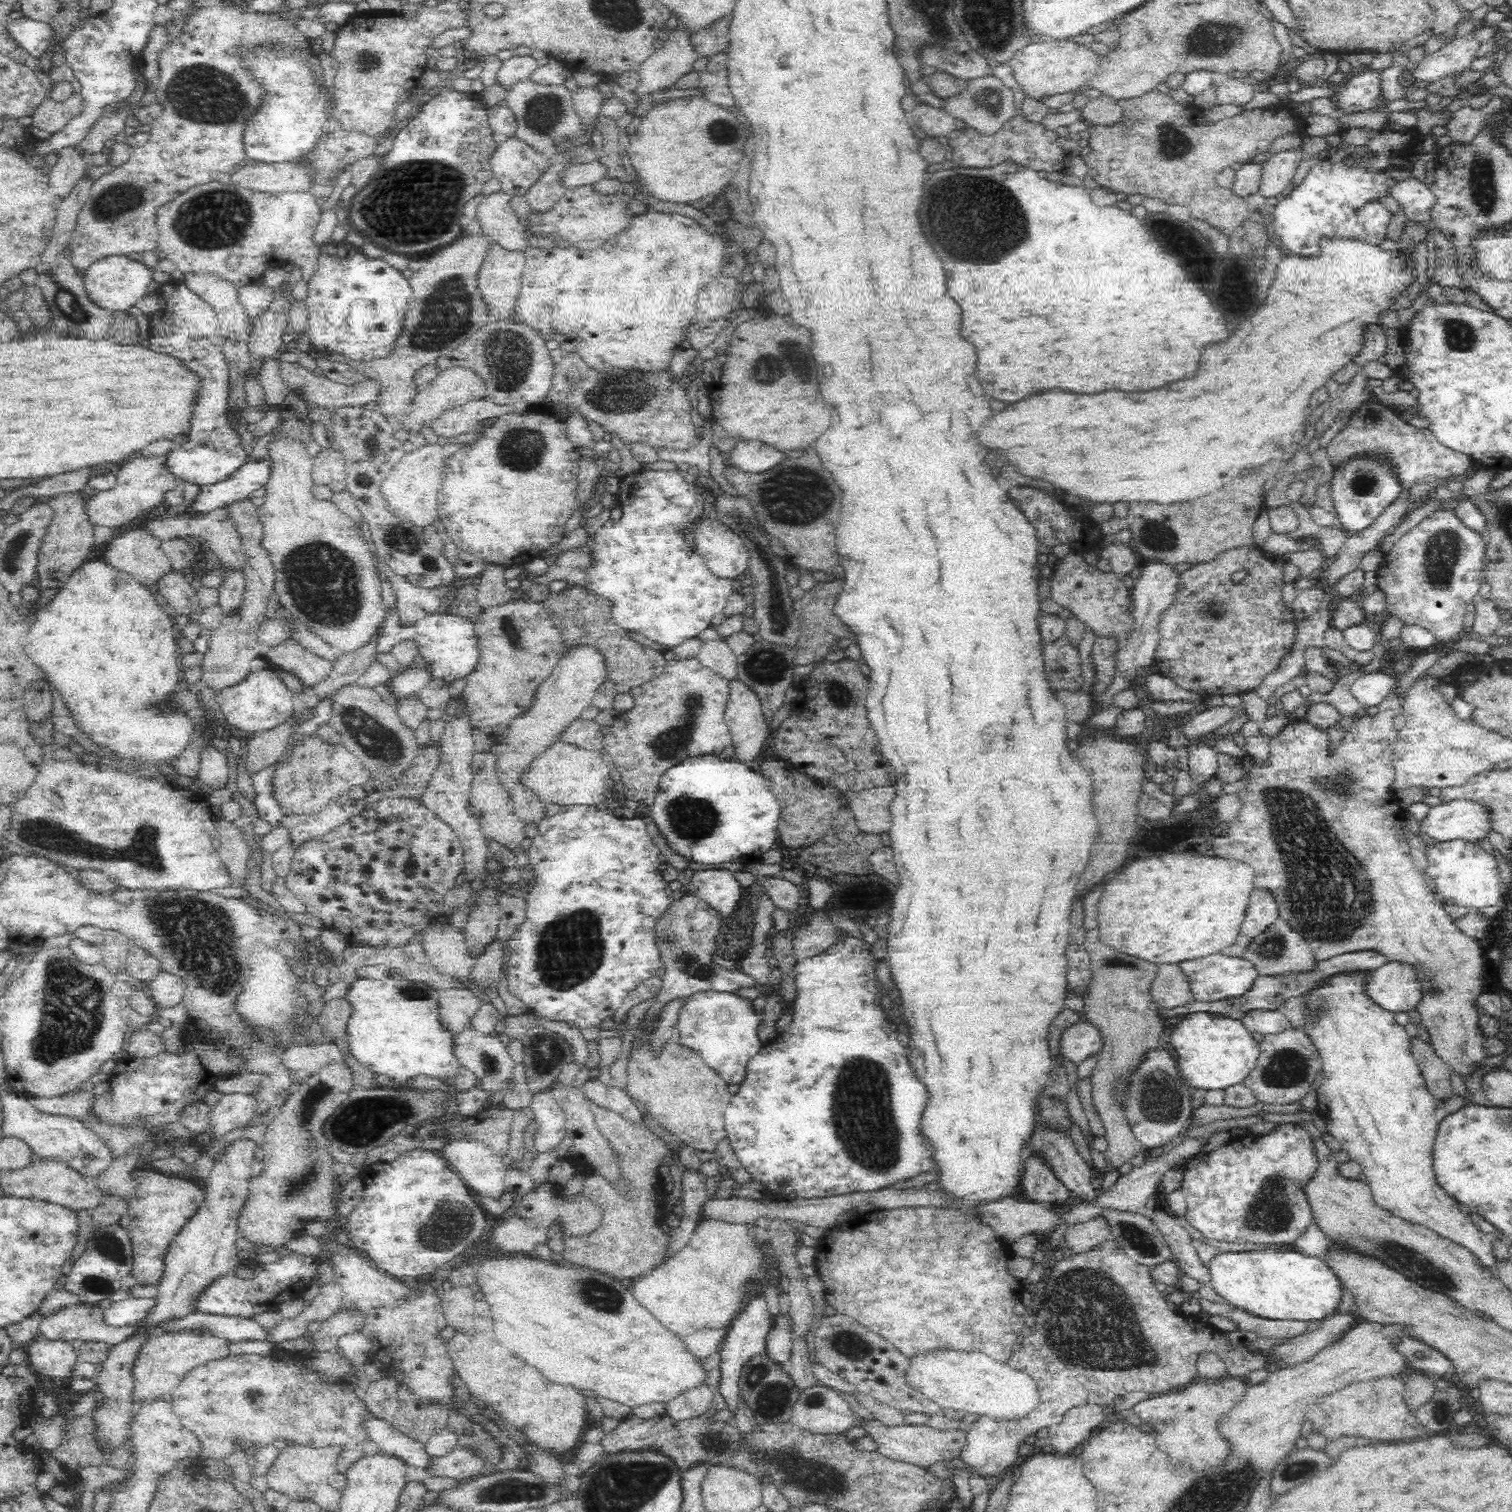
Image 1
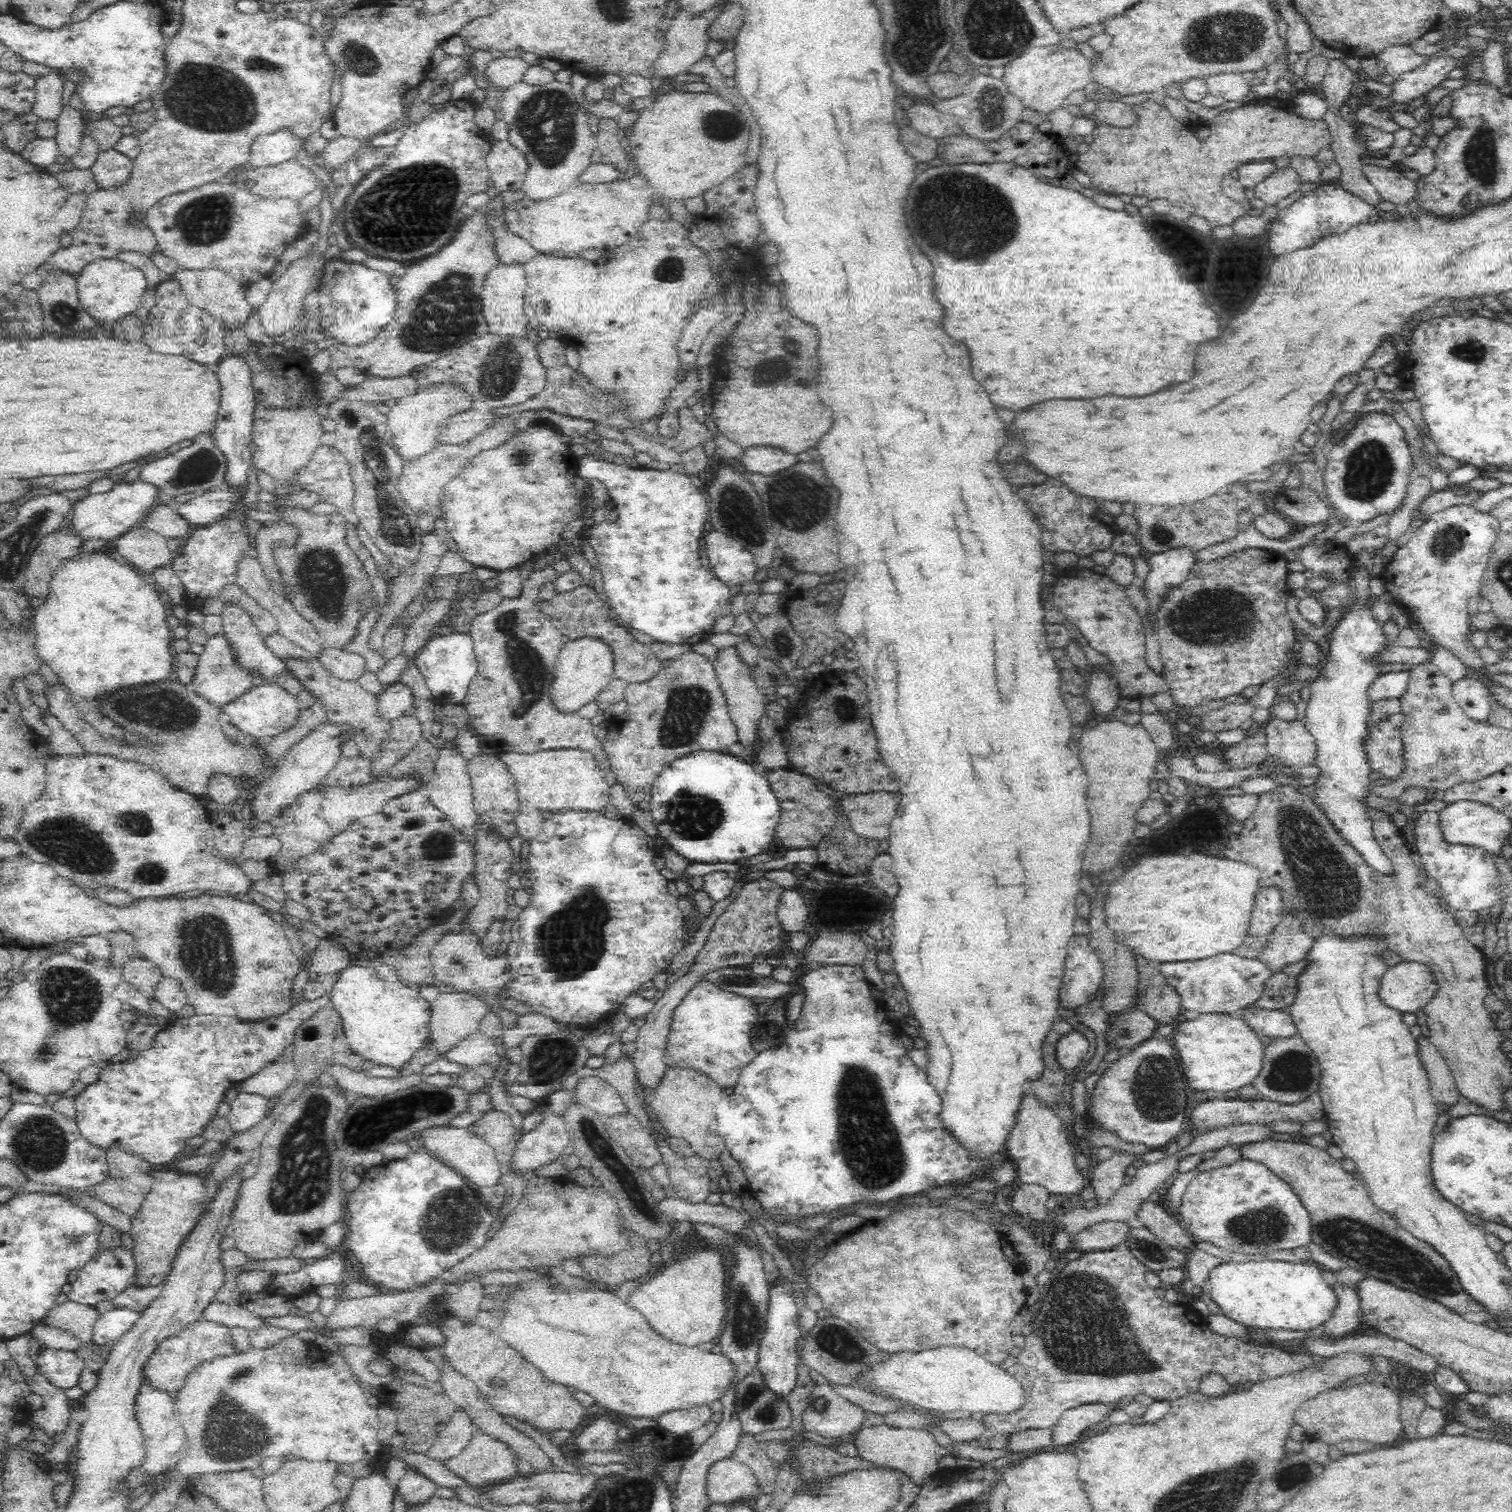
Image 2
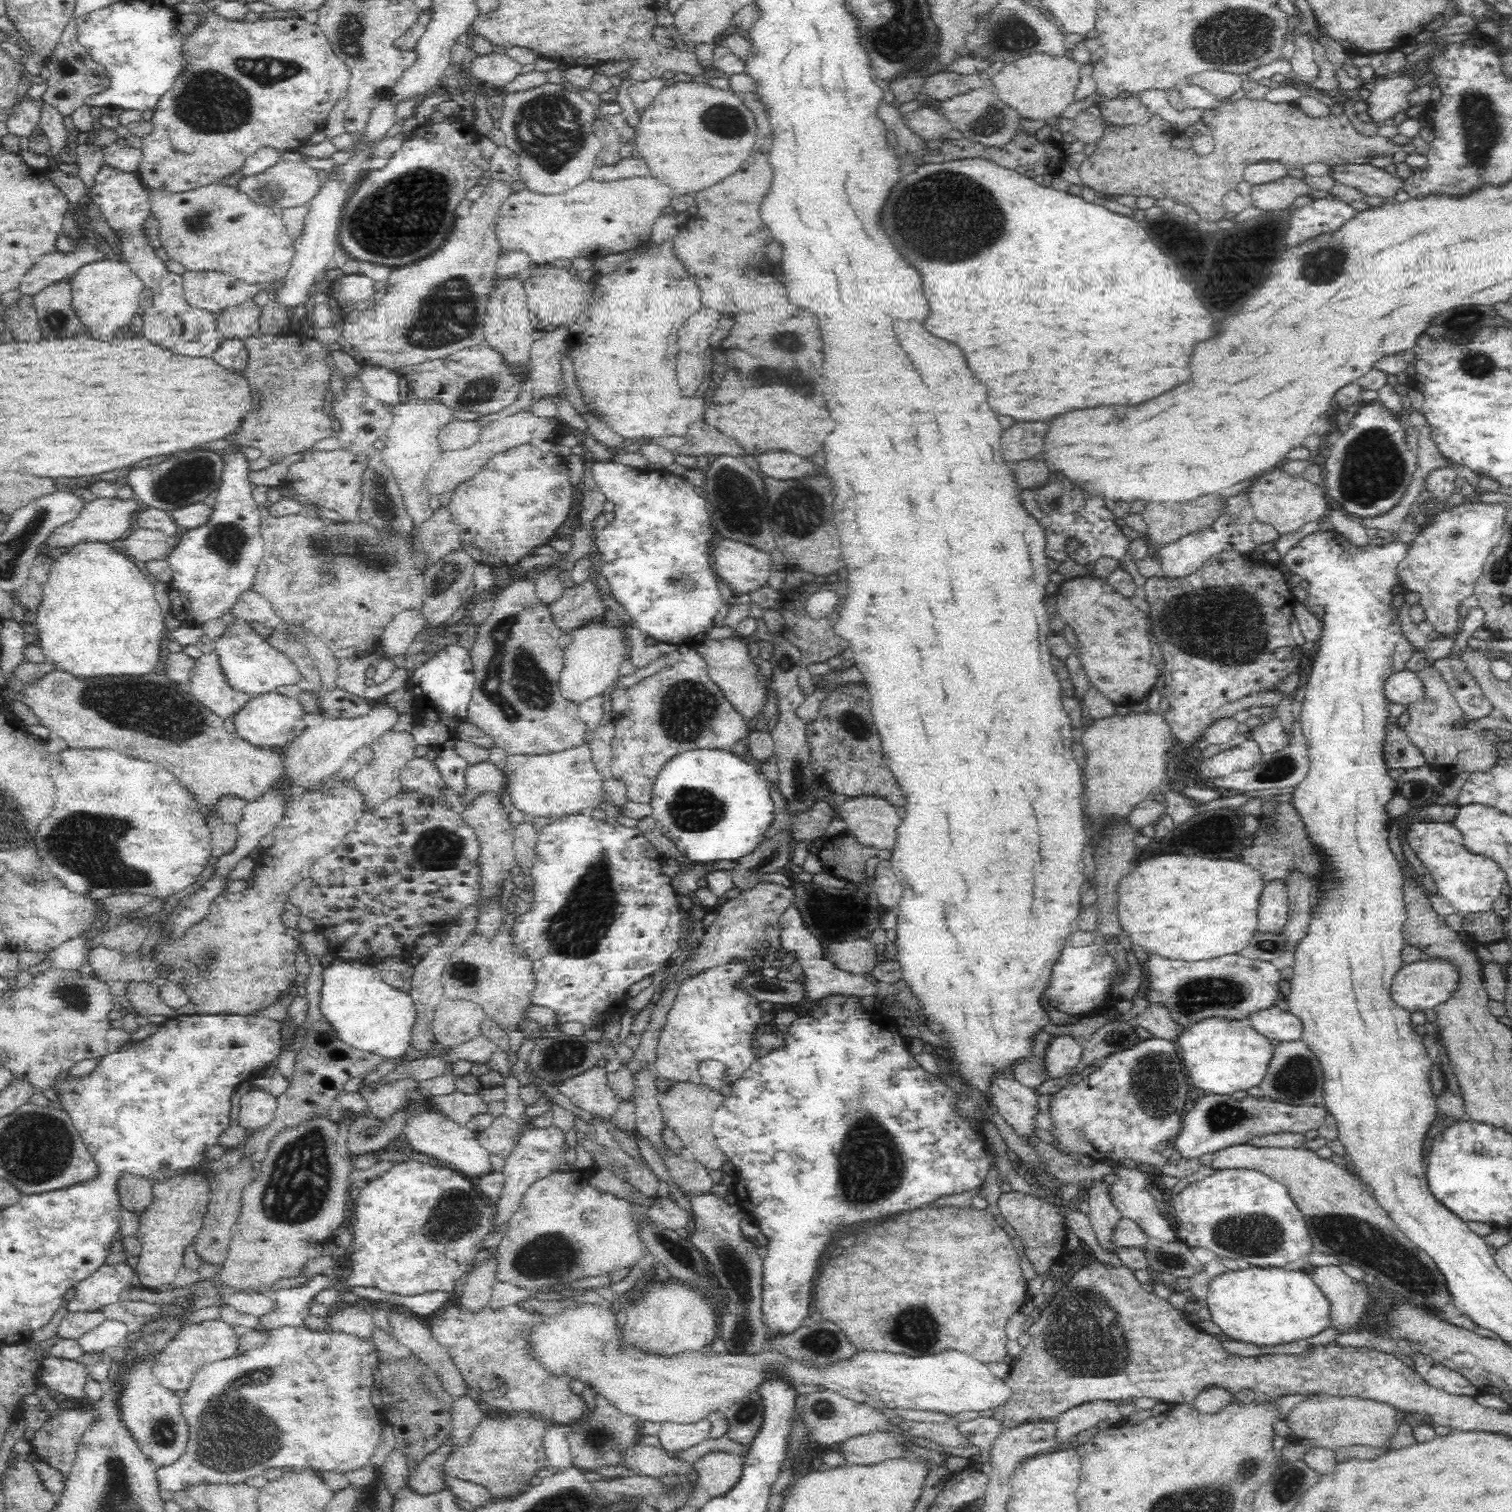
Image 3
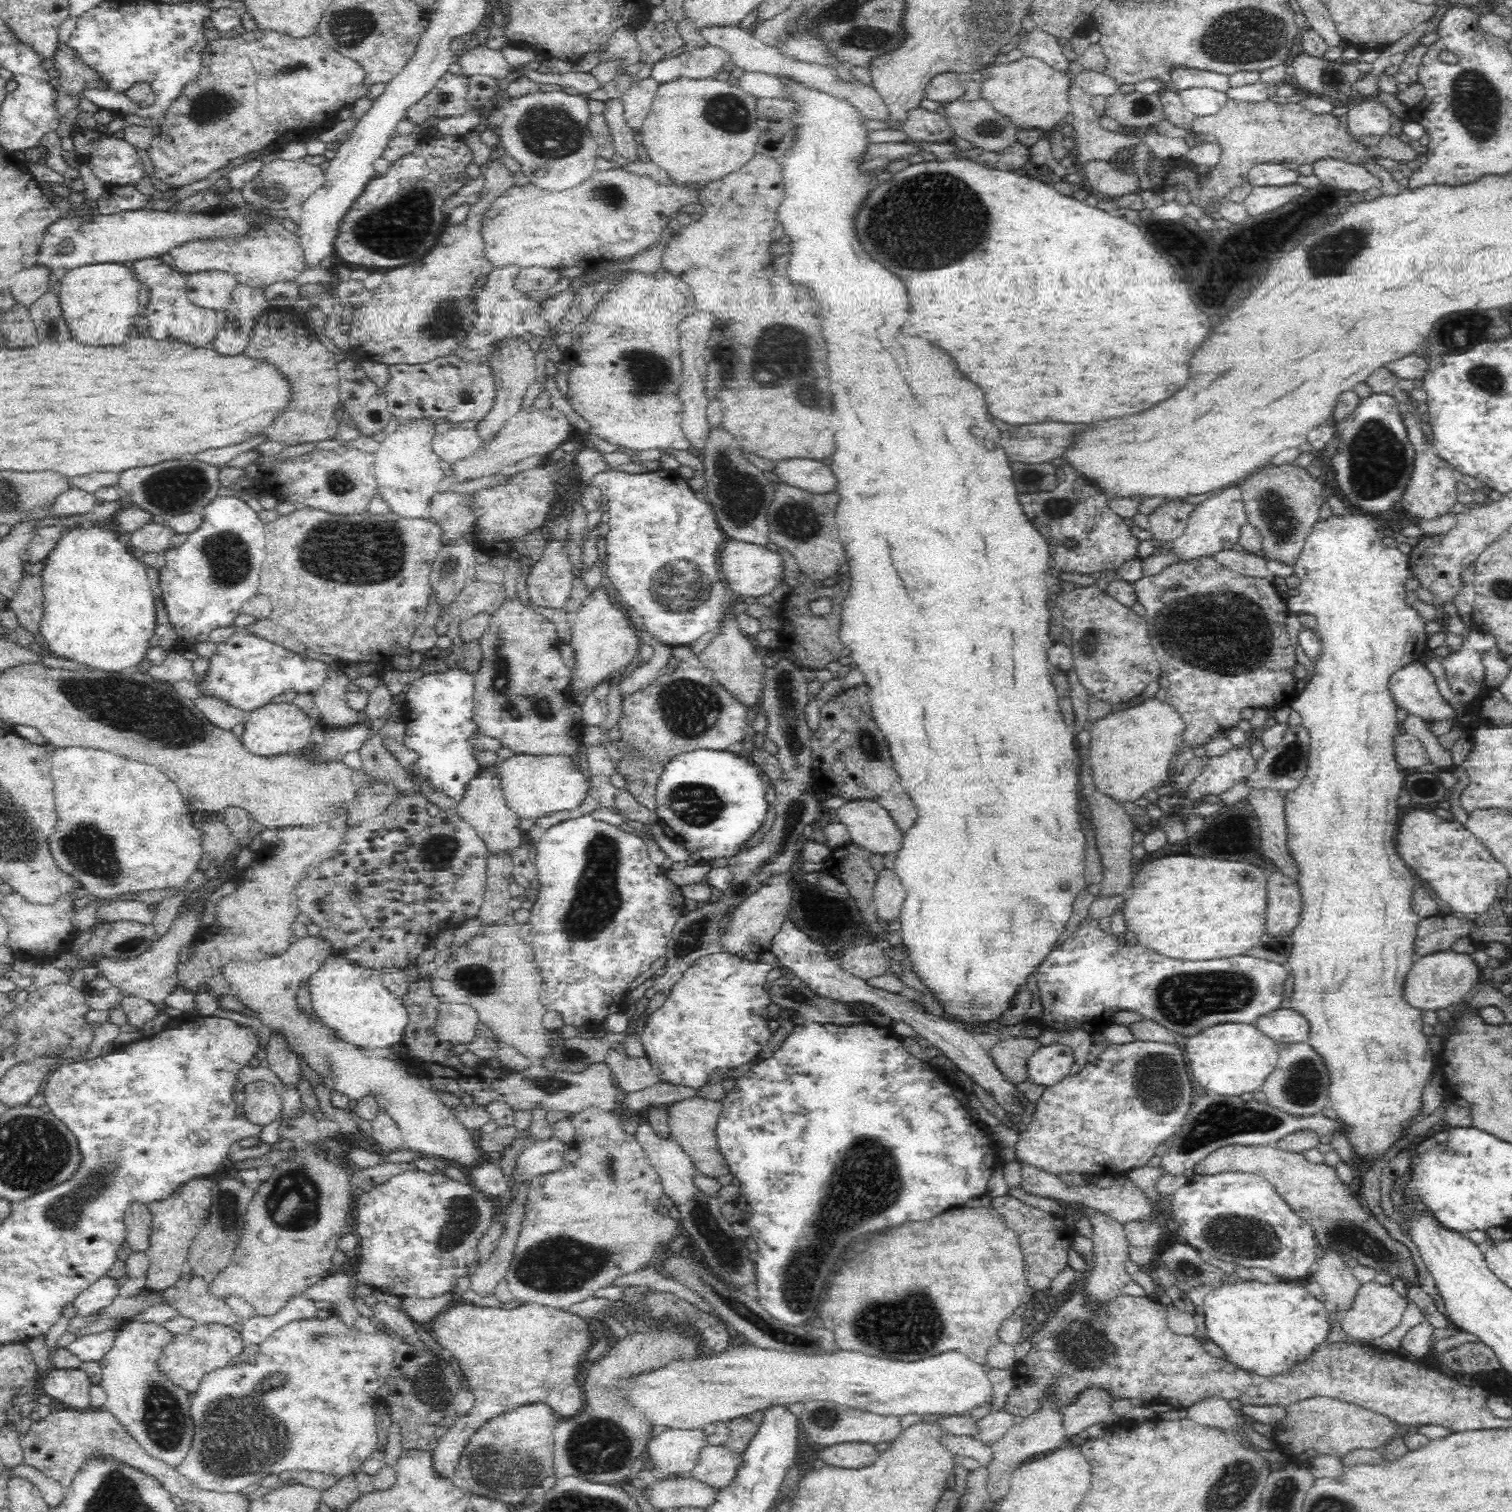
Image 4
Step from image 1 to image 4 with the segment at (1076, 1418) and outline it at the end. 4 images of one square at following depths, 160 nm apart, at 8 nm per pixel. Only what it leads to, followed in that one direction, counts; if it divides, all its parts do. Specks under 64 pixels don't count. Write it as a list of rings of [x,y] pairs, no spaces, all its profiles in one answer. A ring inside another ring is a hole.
[[[1088,1390],[1078,1396],[1072,1404],[1062,1409],[1065,1438],[1076,1436],[1078,1432],[1104,1422],[1106,1424],[1122,1420],[1122,1416],[1114,1413],[1110,1405],[1114,1398],[1101,1390]]]

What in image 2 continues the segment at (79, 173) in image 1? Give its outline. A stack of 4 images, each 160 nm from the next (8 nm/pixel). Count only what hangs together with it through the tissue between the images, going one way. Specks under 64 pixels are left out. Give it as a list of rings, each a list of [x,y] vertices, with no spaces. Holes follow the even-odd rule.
[[[70,105],[61,106],[61,113],[57,116],[57,133],[55,134],[59,155],[68,159],[75,156],[80,148],[81,113]]]

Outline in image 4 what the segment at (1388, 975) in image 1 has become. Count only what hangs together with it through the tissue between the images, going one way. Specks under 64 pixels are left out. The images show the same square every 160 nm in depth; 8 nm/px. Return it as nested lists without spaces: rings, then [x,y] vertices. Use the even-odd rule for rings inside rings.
[[[1440,951],[1416,959],[1404,979],[1402,994],[1404,1002],[1420,1011],[1437,1011],[1440,1008],[1450,1009],[1464,1002],[1476,990],[1479,968],[1470,955]]]

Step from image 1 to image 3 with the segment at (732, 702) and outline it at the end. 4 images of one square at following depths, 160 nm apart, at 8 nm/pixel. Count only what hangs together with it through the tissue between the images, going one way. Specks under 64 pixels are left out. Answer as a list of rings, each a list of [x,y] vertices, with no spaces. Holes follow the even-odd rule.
[[[734,635],[731,638],[719,640],[706,639],[705,642],[696,646],[696,650],[704,657],[708,665],[710,680],[720,688],[722,695],[731,702],[744,722],[748,724],[754,717],[759,716],[766,704],[768,692],[759,682],[758,666],[751,661],[746,643]]]

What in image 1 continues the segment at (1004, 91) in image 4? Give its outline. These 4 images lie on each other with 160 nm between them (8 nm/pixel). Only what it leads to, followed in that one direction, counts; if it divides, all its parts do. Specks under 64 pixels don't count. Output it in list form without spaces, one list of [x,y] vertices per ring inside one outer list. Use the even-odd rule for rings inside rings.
[[[1038,40],[1028,43],[1017,50],[1008,64],[1013,70],[1014,82],[1022,88],[1024,94],[1038,99],[1043,96],[1080,92],[1085,89],[1087,80],[1096,76],[1101,57],[1086,45],[1072,40]]]

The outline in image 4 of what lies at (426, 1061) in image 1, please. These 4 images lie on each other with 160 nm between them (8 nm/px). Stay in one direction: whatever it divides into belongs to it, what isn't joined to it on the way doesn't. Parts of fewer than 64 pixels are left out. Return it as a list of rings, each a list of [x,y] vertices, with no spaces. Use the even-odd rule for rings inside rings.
[[[342,955],[327,958],[322,967],[308,981],[311,1004],[316,1017],[333,1030],[335,1038],[340,1042],[352,1044],[369,1054],[389,1053],[390,1048],[396,1048],[400,1040],[404,1038],[409,1016],[402,998],[388,991],[382,981],[383,974],[380,974],[379,970],[357,965]]]

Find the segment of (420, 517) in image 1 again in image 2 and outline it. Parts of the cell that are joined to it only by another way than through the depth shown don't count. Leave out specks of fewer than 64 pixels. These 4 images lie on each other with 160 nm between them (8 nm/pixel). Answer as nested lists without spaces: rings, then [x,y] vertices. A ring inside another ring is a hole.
[[[498,418],[483,433],[473,436],[462,444],[436,444],[428,452],[413,459],[404,460],[404,466],[402,467],[398,484],[396,484],[396,491],[400,493],[400,497],[418,516],[430,513],[434,506],[438,506],[440,490],[444,488],[444,484],[452,476],[456,476],[458,468],[461,468],[467,460],[470,460],[482,450],[488,450],[488,448],[494,448],[496,444],[502,444],[512,432],[517,430],[518,428],[512,418]]]

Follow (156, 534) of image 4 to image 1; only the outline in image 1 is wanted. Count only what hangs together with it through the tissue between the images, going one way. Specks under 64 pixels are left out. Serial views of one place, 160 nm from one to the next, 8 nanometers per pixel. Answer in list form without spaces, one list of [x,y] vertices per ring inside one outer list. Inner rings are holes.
[[[146,528],[127,531],[110,539],[102,561],[150,588],[150,584],[157,584],[162,575],[171,572],[170,559],[160,545],[161,541]]]

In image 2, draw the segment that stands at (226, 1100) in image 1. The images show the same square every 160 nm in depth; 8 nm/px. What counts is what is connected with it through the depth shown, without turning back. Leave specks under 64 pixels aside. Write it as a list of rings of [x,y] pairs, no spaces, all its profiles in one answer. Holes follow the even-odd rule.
[[[238,1093],[230,1102],[230,1112],[226,1116],[230,1131],[236,1134],[252,1128],[267,1116],[268,1099],[259,1094]]]

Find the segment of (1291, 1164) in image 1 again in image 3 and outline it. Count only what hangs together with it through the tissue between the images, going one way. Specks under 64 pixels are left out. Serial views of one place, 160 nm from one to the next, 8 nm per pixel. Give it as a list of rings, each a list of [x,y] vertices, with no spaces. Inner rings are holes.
[[[1218,1169],[1202,1180],[1189,1183],[1180,1194],[1172,1195],[1168,1206],[1184,1243],[1188,1247],[1204,1247],[1218,1257],[1240,1260],[1249,1266],[1284,1267],[1286,1263],[1307,1258],[1313,1252],[1304,1213],[1289,1195],[1288,1187],[1256,1169]]]

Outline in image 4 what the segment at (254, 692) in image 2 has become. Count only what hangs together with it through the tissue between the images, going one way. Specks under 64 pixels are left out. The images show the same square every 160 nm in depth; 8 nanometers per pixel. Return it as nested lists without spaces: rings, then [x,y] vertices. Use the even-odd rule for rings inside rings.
[[[270,701],[251,710],[249,713],[251,714],[250,720],[244,724],[244,733],[241,733],[239,737],[246,749],[258,756],[281,755],[284,753],[300,754],[310,744],[312,737],[316,735],[316,722],[294,703],[276,702],[274,704],[274,702]]]

